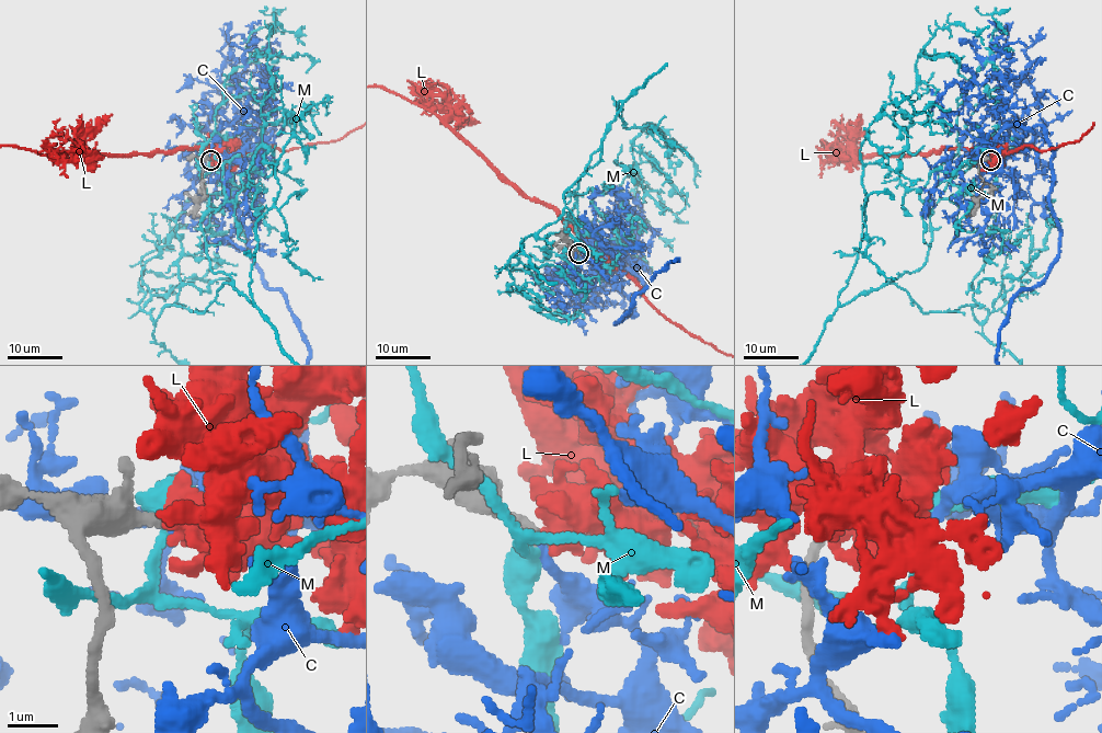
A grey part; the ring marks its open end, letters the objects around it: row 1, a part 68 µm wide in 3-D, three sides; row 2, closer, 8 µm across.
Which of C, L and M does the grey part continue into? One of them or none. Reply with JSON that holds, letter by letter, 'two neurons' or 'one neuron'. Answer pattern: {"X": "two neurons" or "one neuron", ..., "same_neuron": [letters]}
{"C": "one neuron", "L": "two neurons", "M": "two neurons", "same_neuron": ["C"]}

